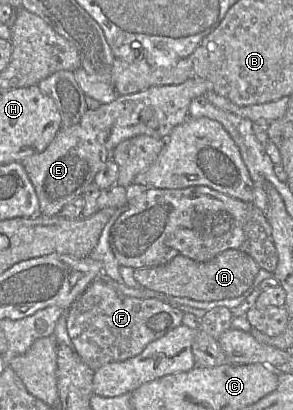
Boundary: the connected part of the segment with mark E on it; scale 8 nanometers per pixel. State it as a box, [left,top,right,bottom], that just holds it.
[21,78,211,215]

